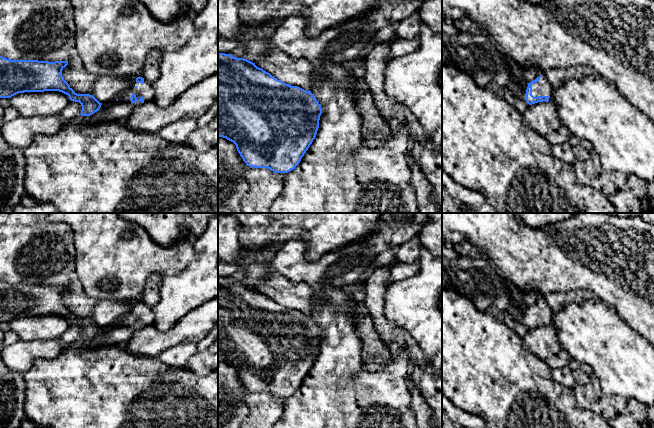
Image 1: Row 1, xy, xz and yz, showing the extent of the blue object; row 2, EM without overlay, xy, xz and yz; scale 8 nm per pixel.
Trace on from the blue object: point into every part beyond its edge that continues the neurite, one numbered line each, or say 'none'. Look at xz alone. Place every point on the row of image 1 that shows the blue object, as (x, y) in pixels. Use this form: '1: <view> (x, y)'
none

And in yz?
1: yz (543, 83)

